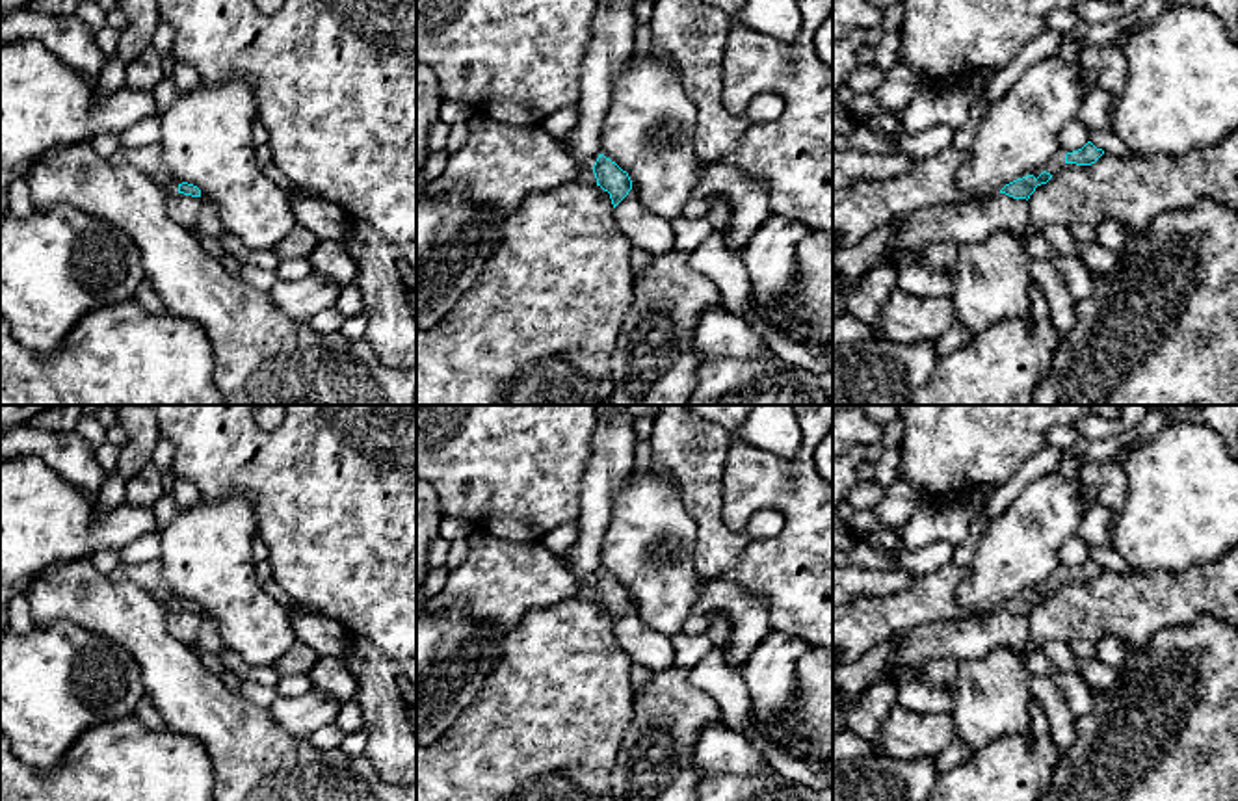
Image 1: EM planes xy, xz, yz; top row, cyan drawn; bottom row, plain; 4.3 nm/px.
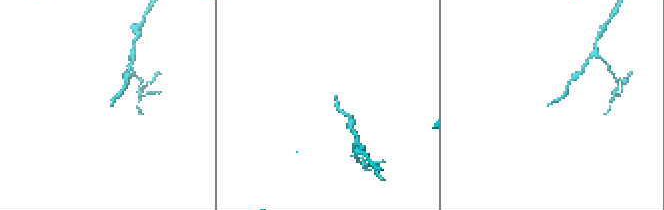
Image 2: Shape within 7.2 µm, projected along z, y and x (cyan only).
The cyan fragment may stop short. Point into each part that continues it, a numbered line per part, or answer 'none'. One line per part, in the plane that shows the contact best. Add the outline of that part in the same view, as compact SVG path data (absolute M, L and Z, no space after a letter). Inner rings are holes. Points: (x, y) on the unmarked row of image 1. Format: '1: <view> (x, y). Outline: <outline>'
1: xz (610, 461). Outline: M597 405L597 431L582 479L576 517L578 543L558 558L580 578L578 600L597 600L593 582L600 571L602 537L612 522L615 496L634 466L634 418L626 405Z

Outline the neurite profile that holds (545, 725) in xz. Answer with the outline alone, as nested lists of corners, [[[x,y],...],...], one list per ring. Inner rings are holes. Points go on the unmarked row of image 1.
[[[574,598],[526,613],[504,636],[494,671],[455,725],[433,745],[416,747],[416,801],[612,801],[610,771],[636,697],[630,667],[600,602]]]

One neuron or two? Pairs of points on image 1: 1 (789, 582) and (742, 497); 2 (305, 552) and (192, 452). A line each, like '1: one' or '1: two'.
1: one
2: one

